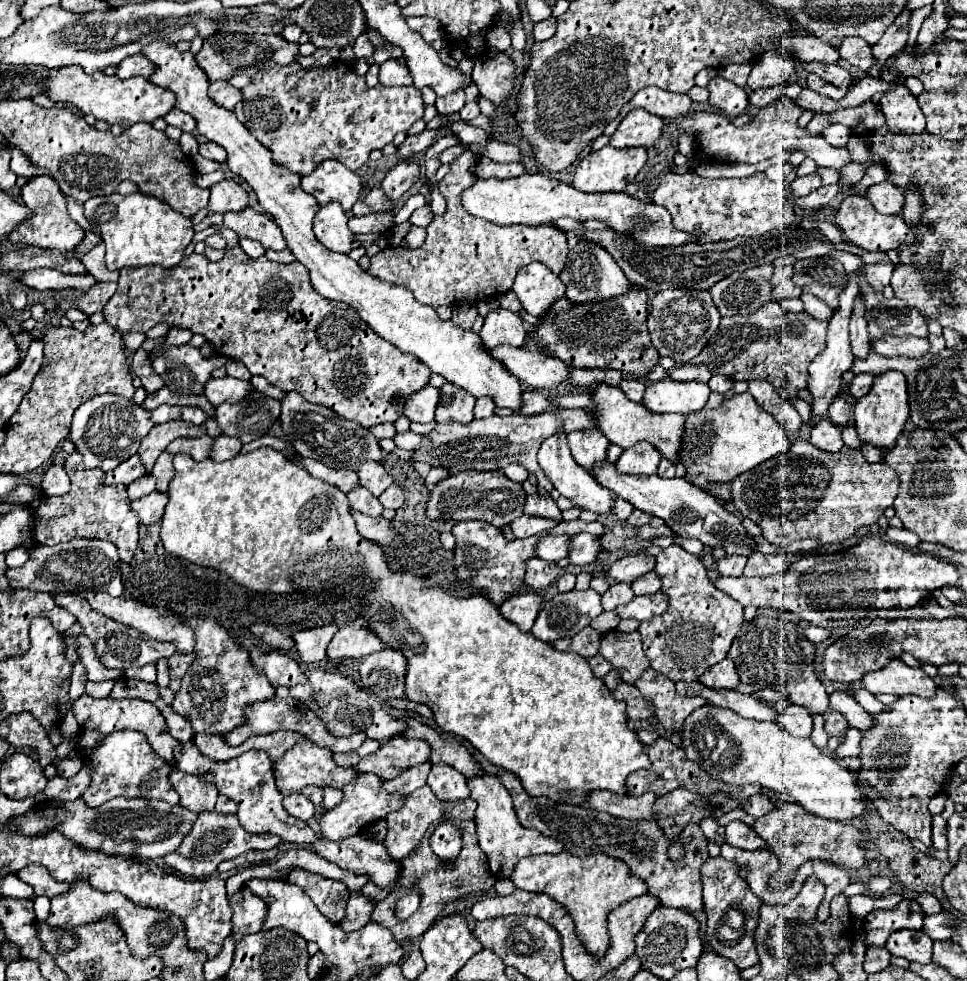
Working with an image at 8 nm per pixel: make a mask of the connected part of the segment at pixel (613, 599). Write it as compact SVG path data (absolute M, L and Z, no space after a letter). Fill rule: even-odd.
M613 583L603 595L601 595L601 605L605 611L613 611L619 605L625 605L633 599L633 589L629 583Z

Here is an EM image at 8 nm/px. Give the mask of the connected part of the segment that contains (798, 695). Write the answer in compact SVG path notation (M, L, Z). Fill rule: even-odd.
M755 617L753 621L745 621L727 657L735 663L741 683L749 683L759 689L781 685L789 693L789 703L805 707L811 715L821 715L827 711L829 697L825 693L825 685L821 685L813 669L815 645L805 639L797 621L783 621L773 617Z

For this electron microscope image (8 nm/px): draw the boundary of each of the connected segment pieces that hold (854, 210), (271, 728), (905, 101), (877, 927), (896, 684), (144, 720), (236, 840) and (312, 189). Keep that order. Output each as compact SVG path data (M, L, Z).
M847 195L835 213L835 225L843 231L845 239L857 247L863 247L867 251L889 251L897 249L901 243L911 243L915 239L913 229L903 221L901 215L883 215L875 211L875 207L867 201L867 197L861 195Z
M287 697L287 699L273 699L269 703L255 703L251 707L247 707L245 711L247 719L249 719L249 725L243 725L243 727L237 727L235 731L231 731L229 735L225 735L225 741L229 745L239 745L243 743L247 737L253 737L253 735L267 735L267 733L275 733L275 731L281 731L281 729L287 729L287 731L299 731L303 735L307 735L315 745L319 747L327 747L331 749L333 753L347 753L347 751L353 751L357 749L365 739L365 734L362 732L353 734L353 737L337 737L333 733L329 733L325 729L325 725L319 721L319 717L315 717L315 713L303 705L301 701L293 699L293 697Z
M905 85L885 91L879 107L885 113L887 127L893 133L921 133L925 129L917 97Z
M903 899L893 909L875 909L863 919L863 929L867 931L867 945L885 945L887 937L895 929L923 931L925 913L915 899Z
M891 661L879 673L869 673L861 679L861 685L873 695L891 693L891 695L917 695L931 699L937 693L935 681L921 669L913 669L903 661Z
M81 695L75 703L73 703L73 713L79 721L81 729L91 729L91 731L99 731L103 735L111 733L111 731L123 731L123 729L131 729L131 731L139 731L147 737L149 745L153 747L153 751L167 761L173 769L177 769L175 763L175 749L181 745L175 737L171 737L171 733L167 731L167 723L163 721L163 715L159 713L159 709L147 701L141 699L93 699L89 695Z
M215 811L201 813L197 821L193 823L193 829L187 833L183 843L179 845L179 849L163 857L163 865L173 867L183 877L201 879L201 877L209 877L211 873L215 873L221 861L233 859L245 851L271 849L271 847L277 847L279 843L281 839L277 835L251 835L241 827L235 815L221 815Z
M333 159L323 161L311 175L301 177L301 185L303 191L315 195L319 203L339 201L345 211L353 207L363 191L361 177Z

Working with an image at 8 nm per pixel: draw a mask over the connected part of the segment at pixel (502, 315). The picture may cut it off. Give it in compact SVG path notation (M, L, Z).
M493 309L487 313L479 337L483 339L487 349L497 349L499 345L521 347L527 339L527 333L523 329L519 313L507 309Z

